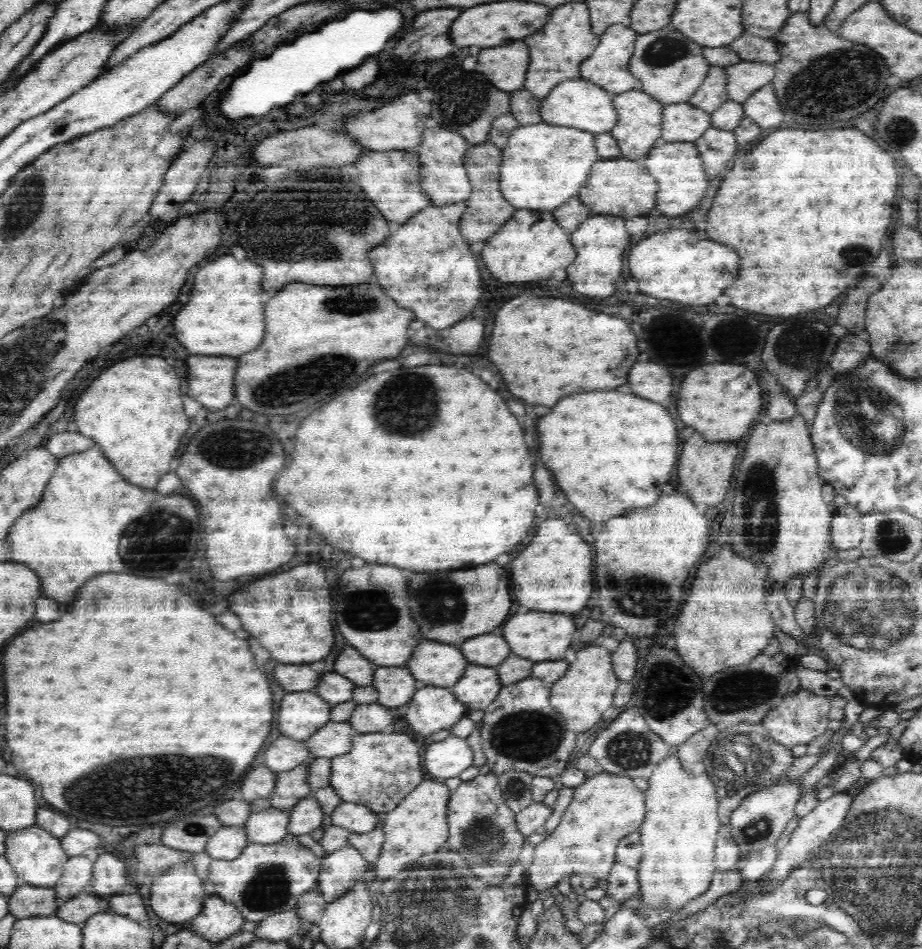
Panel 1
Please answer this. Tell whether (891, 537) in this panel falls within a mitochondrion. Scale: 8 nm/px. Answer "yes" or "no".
yes

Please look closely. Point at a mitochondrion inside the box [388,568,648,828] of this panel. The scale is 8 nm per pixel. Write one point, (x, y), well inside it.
(529, 736)

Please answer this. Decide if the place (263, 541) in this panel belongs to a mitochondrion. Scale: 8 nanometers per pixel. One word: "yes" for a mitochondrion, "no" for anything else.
no

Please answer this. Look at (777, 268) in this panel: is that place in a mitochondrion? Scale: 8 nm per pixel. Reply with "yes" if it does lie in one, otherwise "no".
no

